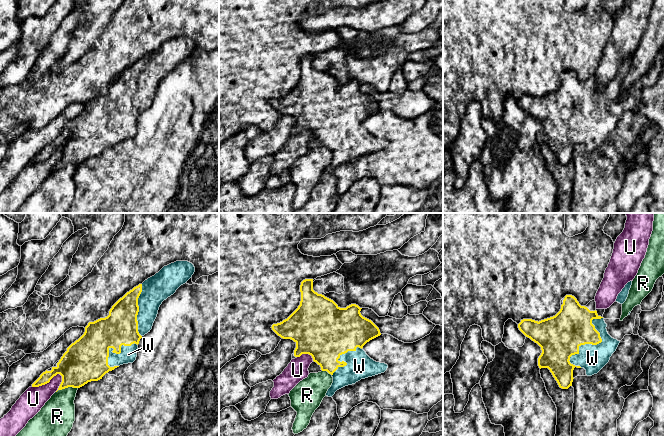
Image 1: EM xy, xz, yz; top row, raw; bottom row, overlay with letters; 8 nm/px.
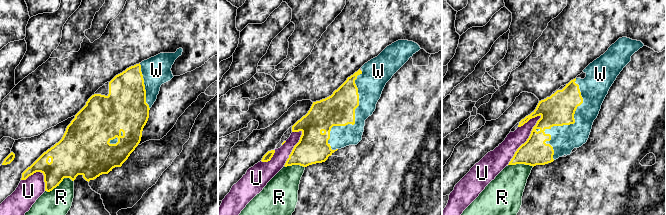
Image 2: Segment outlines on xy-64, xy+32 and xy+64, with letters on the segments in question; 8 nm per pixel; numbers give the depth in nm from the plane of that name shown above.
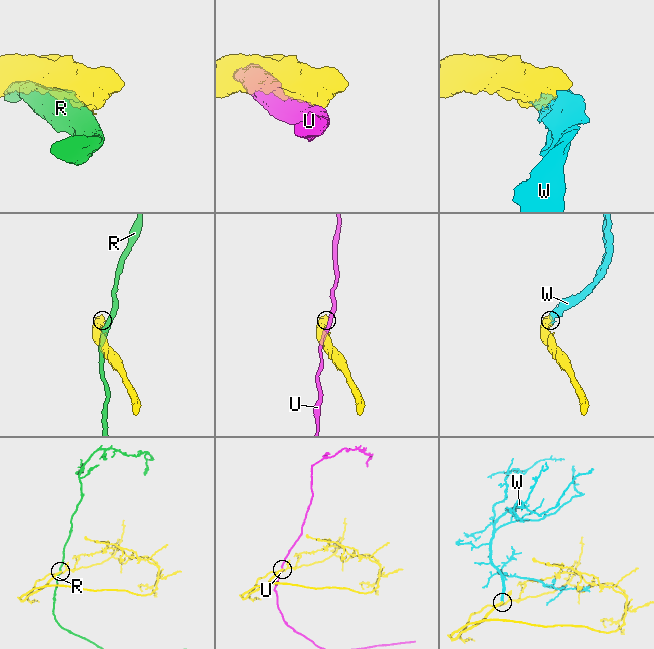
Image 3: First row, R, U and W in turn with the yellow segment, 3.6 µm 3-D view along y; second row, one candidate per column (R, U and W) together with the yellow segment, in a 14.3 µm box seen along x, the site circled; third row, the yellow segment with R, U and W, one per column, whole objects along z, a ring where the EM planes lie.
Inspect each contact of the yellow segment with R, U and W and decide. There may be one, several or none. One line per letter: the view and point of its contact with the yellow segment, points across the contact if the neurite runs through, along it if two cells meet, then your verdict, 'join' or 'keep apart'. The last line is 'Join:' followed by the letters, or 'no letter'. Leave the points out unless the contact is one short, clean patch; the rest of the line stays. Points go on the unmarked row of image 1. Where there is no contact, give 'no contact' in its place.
R: contact xy (66, 163); keep apart
U: contact xy (46, 159); keep apart
W: contact yz (595, 120); join
Join: W

